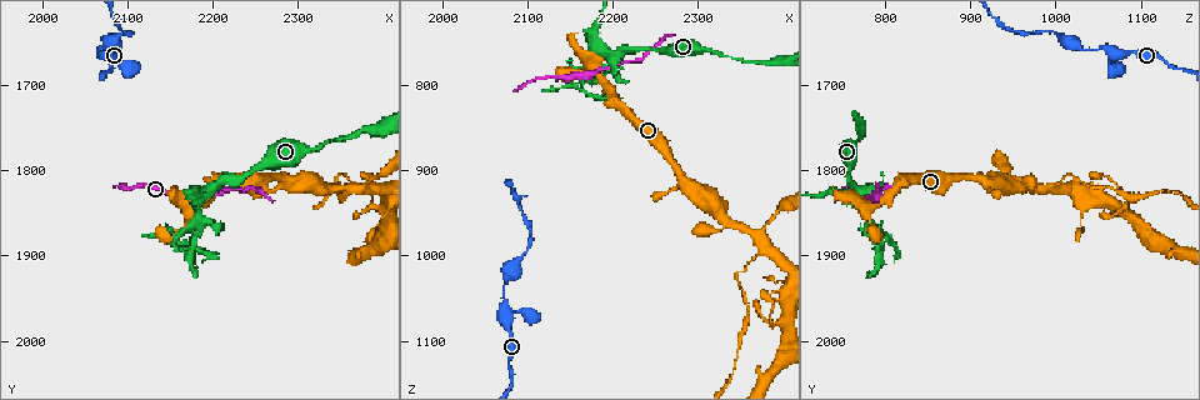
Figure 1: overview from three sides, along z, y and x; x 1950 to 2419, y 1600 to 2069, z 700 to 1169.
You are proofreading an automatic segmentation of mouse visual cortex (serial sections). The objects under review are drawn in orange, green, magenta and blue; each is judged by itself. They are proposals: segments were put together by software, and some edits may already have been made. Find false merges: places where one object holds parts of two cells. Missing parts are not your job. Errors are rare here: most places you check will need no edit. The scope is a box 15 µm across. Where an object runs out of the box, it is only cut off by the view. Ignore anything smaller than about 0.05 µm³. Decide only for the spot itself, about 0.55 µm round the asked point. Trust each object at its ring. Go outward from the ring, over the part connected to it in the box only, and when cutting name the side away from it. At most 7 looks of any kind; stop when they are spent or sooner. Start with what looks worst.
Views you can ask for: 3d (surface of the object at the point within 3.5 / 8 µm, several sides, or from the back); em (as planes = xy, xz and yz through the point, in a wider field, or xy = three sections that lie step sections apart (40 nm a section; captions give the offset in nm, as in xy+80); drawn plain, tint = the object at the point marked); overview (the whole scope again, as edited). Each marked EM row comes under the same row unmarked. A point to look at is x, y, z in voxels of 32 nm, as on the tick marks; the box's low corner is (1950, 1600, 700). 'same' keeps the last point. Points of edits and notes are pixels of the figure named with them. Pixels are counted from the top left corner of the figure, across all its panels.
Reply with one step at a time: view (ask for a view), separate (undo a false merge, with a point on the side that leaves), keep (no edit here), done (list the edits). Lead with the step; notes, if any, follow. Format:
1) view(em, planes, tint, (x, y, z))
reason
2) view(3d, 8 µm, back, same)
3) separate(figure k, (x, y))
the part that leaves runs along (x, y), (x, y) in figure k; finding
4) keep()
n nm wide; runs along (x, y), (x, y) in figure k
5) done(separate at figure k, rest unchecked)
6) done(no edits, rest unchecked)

view(3d, 3.5 µm, (2360, 1810, 1010))
thin neck

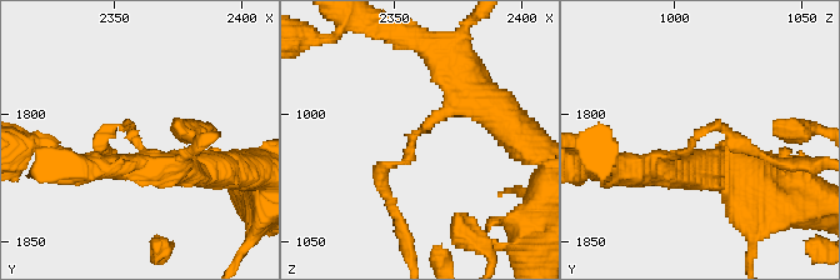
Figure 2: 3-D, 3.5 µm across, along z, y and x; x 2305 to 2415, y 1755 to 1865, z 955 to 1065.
view(em, xy, step 3, tint, (2357, 1808, 1008))
arms of 200, 200 nm

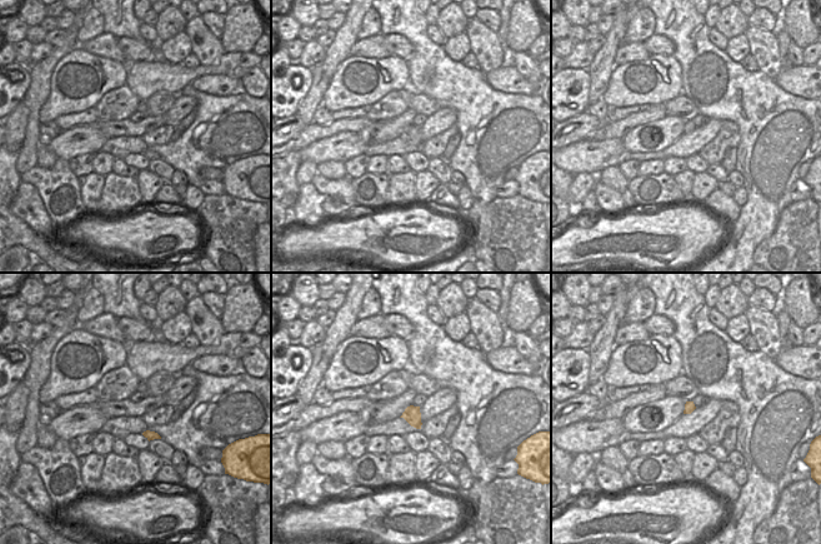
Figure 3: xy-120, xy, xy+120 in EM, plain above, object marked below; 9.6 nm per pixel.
separate(figure 2, (409, 154))
the part that leaves runs along (424, 129), (409, 158), (381, 173), (394, 209) in figure 2; a second cell is stuck on

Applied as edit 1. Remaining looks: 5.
view(overview)

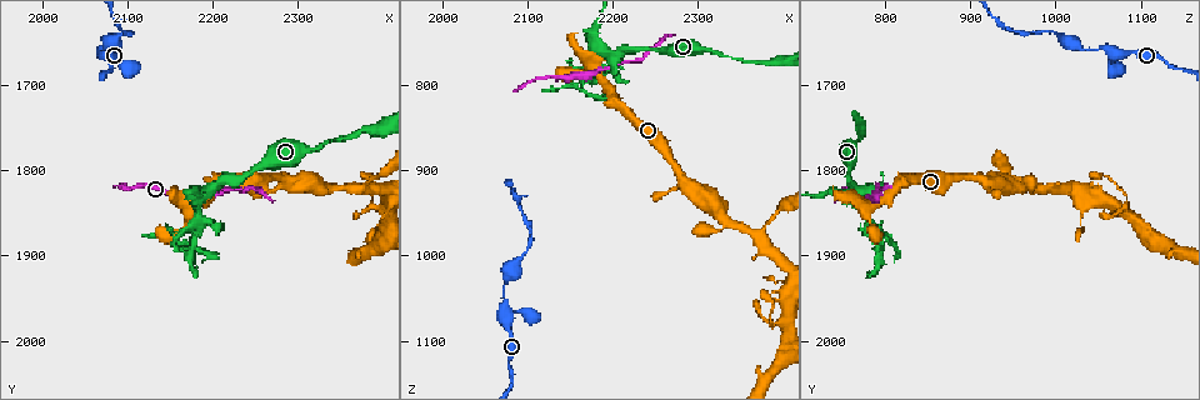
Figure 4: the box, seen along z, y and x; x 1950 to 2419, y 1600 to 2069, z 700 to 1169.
view(3d, 3.5 µm, (2390, 1830, 1085))
narrows sharply

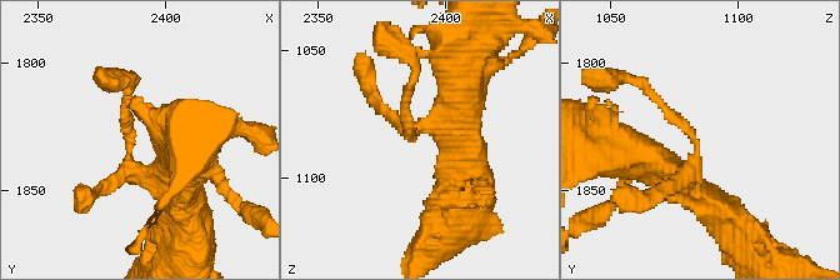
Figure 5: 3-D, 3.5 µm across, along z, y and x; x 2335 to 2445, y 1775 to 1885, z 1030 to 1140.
view(em, xy, step 3, tint, (2386, 1831, 1082))

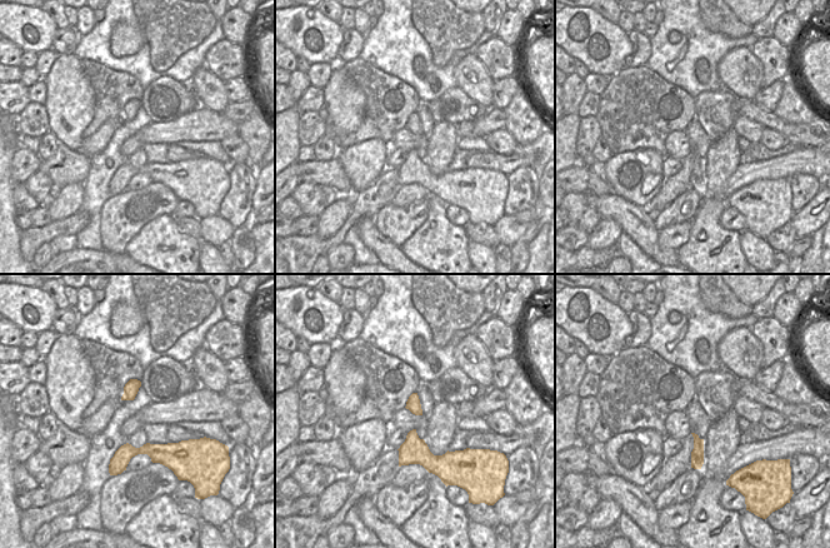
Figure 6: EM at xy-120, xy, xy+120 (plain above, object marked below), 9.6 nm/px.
keep()
runs along (183, 168), (129, 163), (133, 83) in figure 5; all the same cell

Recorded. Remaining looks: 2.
view(3d, 3.5 µm, (2090, 1645, 1005))
thick turns thin

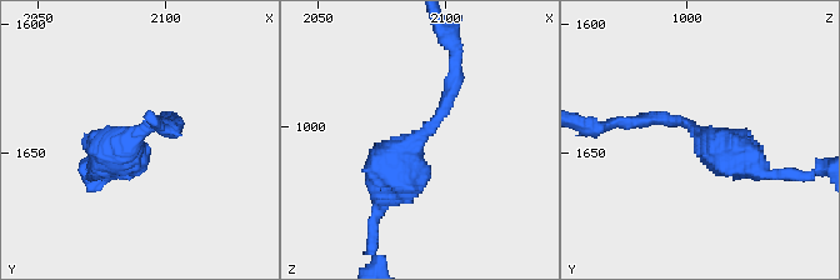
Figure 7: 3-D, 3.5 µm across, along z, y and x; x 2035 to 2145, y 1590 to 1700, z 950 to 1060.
view(em, xy, step 1, tint, (2089, 1642, 1005))
now the EM

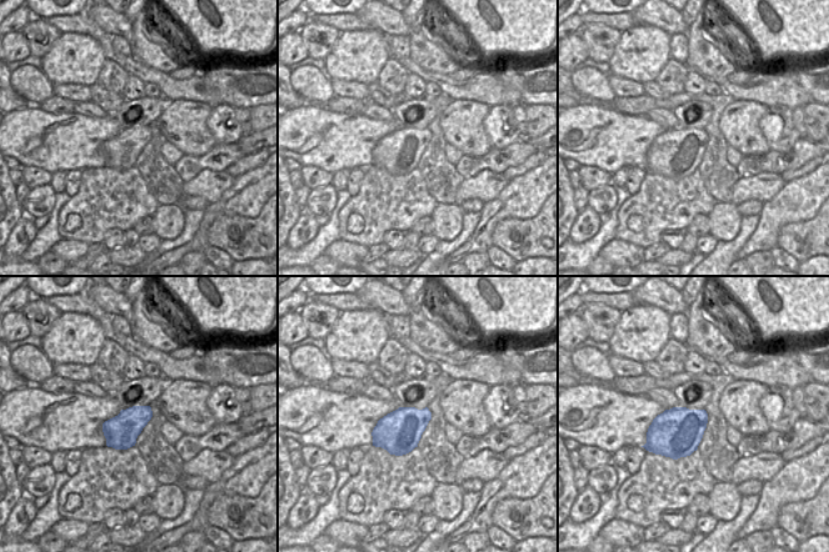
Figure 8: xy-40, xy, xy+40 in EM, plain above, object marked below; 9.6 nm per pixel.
keep()
420 nm wide; runs along (385, 199), (389, 160), (431, 129), (455, 78) in figure 7; continuous, no second cell

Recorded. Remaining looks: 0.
done(separate at figure 2, rest unchecked)

